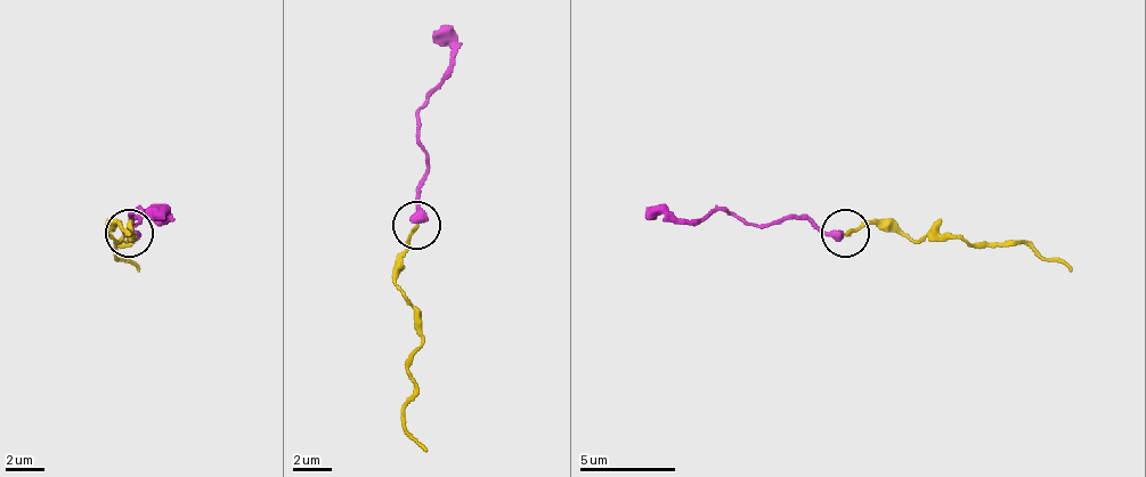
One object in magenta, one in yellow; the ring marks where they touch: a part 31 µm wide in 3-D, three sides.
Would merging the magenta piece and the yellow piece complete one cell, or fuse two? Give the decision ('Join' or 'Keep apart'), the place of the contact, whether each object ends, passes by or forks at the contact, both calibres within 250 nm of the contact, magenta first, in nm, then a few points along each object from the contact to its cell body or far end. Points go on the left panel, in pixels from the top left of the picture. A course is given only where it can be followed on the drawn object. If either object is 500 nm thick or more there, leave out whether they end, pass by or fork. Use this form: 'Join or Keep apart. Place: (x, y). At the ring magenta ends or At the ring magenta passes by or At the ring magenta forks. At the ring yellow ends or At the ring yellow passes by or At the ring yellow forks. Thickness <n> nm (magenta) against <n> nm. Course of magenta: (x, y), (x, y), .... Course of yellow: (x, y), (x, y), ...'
Join. Place: (129, 233). At the ring magenta ends. At the ring yellow ends. Thickness 440 nm (magenta) against 180 nm. Course of magenta: (130, 232), (140, 218), (130, 223), (130, 212), (164, 218), (154, 208). Course of yellow: (130, 232), (115, 223), (111, 227), (111, 236), (135, 242), (121, 242), (115, 260), (140, 271)

